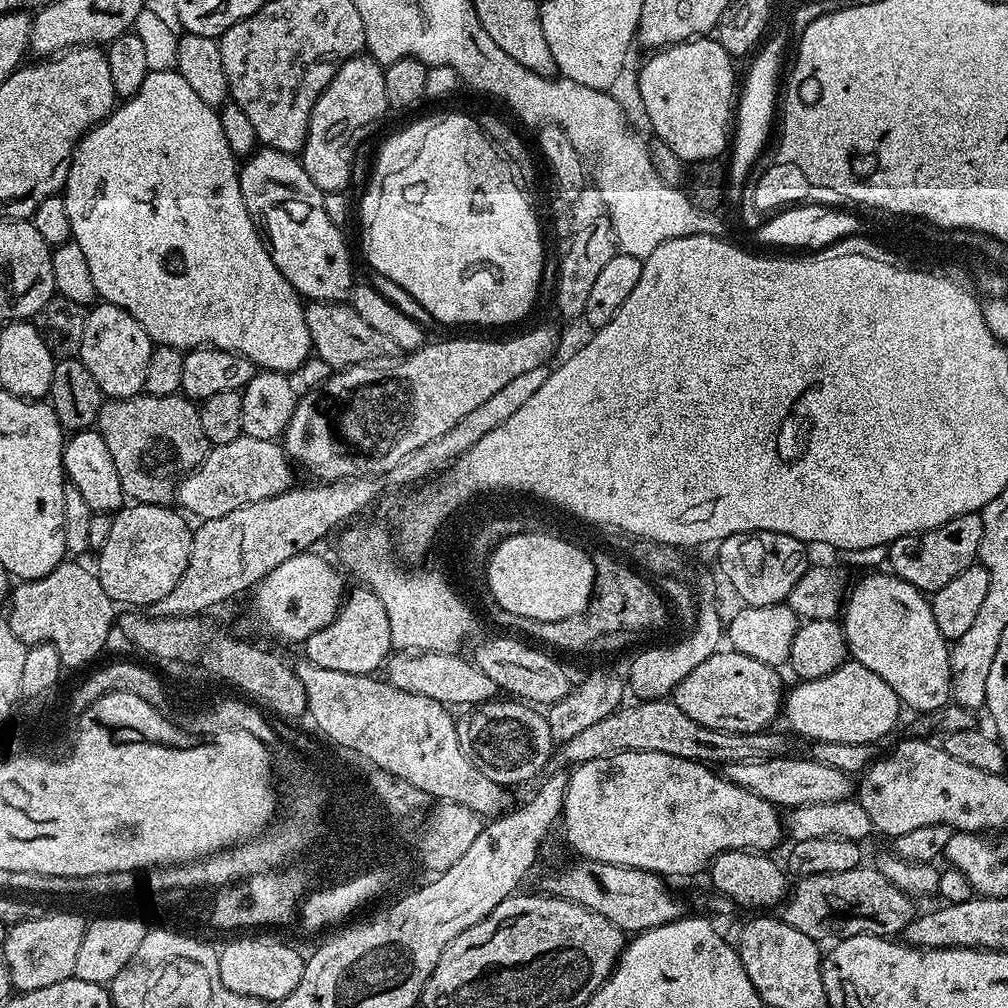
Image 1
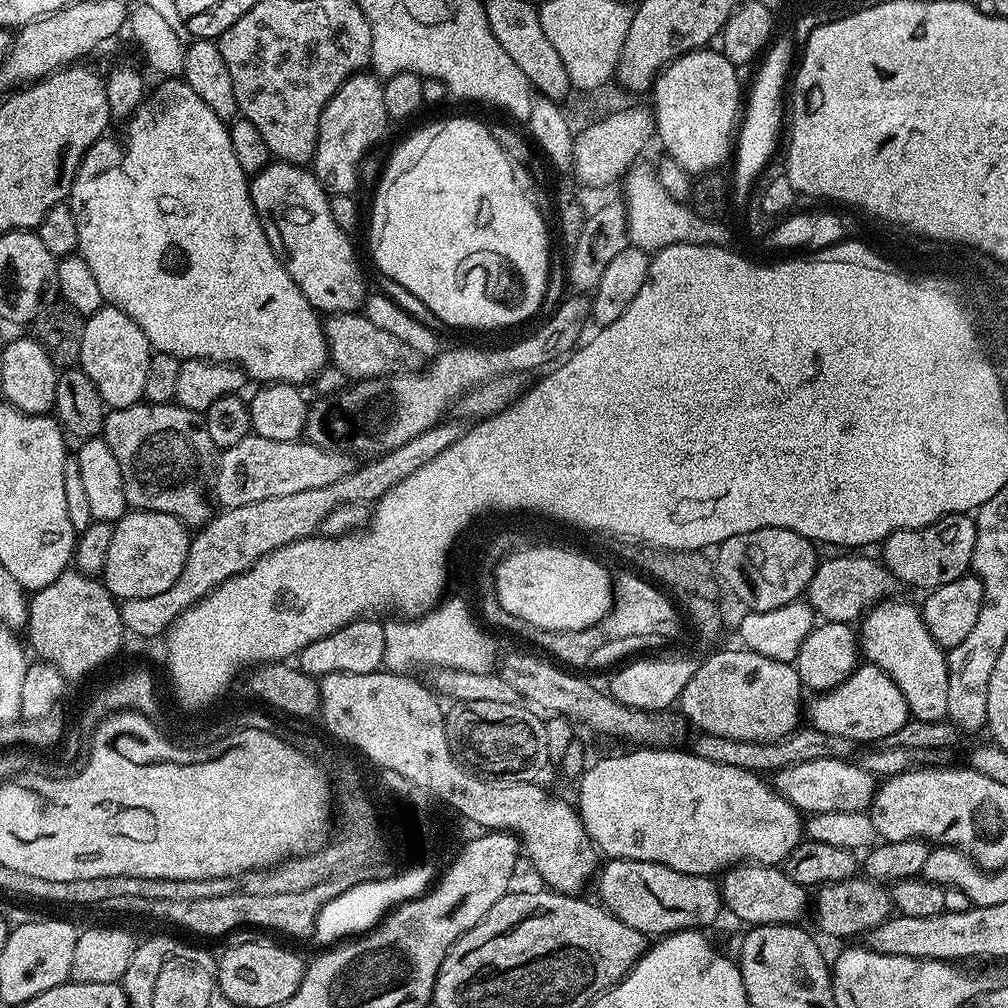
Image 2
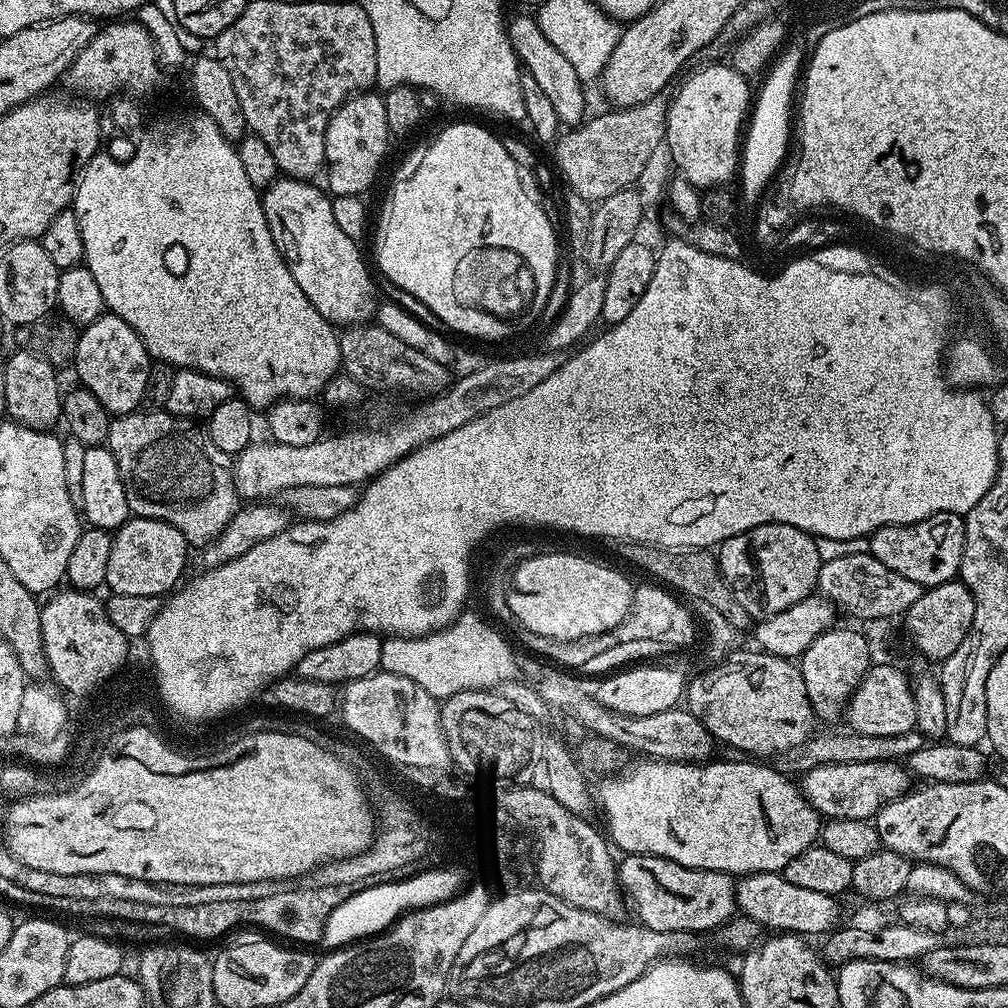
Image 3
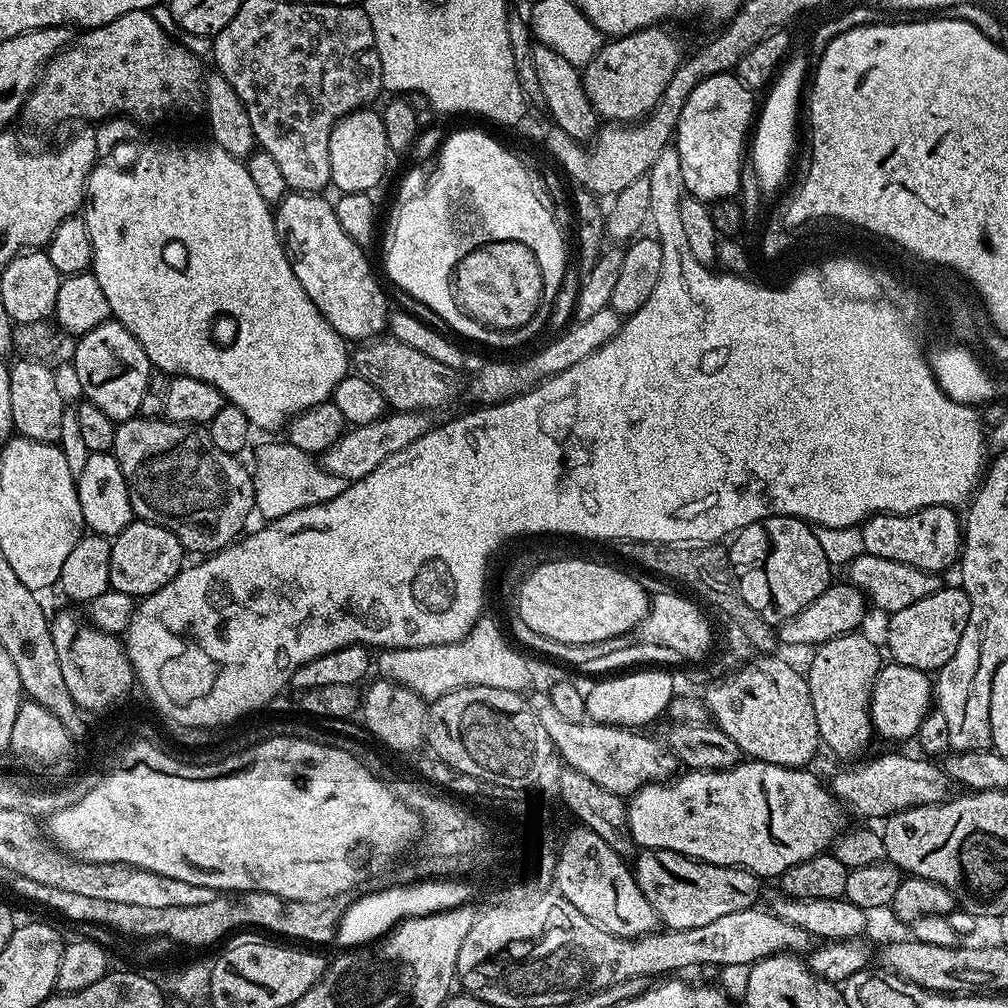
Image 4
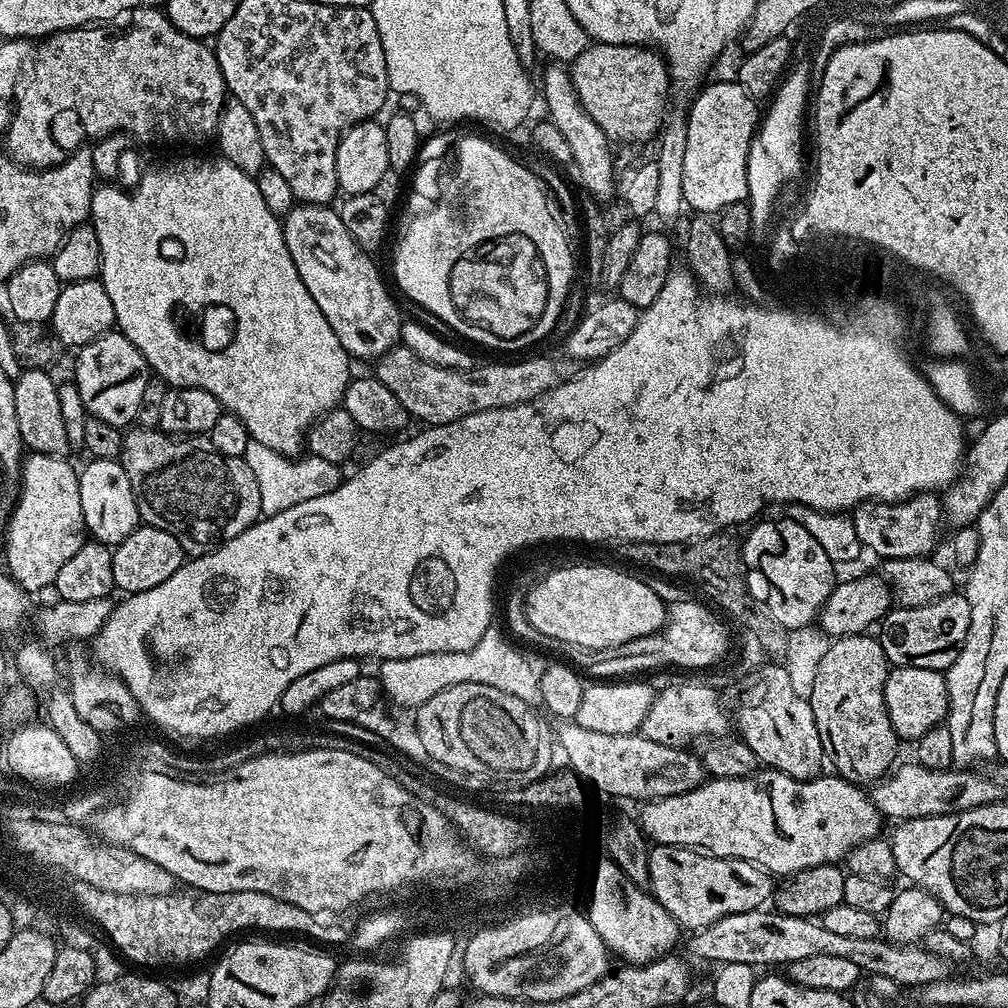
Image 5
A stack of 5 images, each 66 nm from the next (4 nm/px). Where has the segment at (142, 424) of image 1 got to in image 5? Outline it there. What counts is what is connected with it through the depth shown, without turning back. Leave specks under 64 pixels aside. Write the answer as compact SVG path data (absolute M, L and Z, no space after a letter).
M132 426L124 432L118 459L126 470L126 478L130 478L130 490L134 490L141 521L149 528L174 534L189 557L213 552L219 544L226 543L230 538L238 538L242 530L261 519L258 482L250 466L243 458L218 454L207 435L171 436L156 426Z

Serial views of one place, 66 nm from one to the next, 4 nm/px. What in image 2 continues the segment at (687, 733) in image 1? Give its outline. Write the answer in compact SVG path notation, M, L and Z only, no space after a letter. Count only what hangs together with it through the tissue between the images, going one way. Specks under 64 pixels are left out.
M811 726L796 727L780 740L739 741L736 738L718 737L716 734L706 732L700 732L697 737L697 740L690 745L693 756L718 762L718 766L738 766L742 770L750 770L757 774L774 774L798 762L814 762L814 758L848 760L854 748L853 741L842 738L838 734L826 734Z

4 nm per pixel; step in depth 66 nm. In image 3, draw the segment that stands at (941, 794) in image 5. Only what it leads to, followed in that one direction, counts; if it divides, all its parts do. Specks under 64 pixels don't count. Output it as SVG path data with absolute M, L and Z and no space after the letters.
M842 762L823 764L803 773L798 783L804 796L821 817L834 820L872 820L880 808L894 798L904 795L913 787L914 780L903 763L886 762Z

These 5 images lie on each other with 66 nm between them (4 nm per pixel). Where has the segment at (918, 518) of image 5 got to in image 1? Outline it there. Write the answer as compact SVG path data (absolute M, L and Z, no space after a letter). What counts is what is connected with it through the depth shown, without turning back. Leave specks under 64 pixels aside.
M967 512L950 522L925 532L915 532L912 536L898 538L887 545L888 564L891 575L910 582L910 586L925 594L938 591L946 582L958 578L962 570L977 563L982 546L982 518L980 512Z

